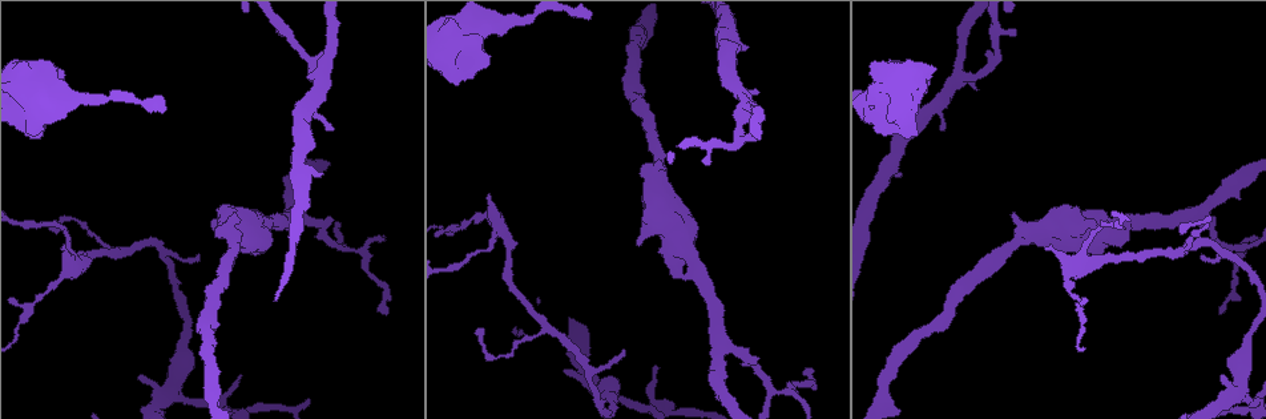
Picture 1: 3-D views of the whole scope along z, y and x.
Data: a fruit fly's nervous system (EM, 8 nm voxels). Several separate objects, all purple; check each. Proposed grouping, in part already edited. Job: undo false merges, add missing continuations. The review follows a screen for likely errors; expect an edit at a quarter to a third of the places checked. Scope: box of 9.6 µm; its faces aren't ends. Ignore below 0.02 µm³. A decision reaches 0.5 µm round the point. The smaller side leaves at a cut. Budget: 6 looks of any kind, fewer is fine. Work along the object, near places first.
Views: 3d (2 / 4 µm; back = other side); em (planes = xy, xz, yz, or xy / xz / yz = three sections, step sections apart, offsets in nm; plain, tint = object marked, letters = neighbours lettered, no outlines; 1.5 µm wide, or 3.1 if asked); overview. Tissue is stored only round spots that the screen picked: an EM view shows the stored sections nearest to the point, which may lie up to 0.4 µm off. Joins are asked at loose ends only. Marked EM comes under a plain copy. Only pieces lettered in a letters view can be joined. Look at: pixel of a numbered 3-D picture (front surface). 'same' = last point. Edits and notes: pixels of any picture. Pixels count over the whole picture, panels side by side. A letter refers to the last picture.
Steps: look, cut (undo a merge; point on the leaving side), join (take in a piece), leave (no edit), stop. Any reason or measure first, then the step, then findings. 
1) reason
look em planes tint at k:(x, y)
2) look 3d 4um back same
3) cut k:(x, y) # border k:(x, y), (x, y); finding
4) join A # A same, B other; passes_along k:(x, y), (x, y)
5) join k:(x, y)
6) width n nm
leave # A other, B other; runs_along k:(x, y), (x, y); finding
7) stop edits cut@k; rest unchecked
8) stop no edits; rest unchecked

sharp bend
look 3d 4um at 1:(1239, 249)

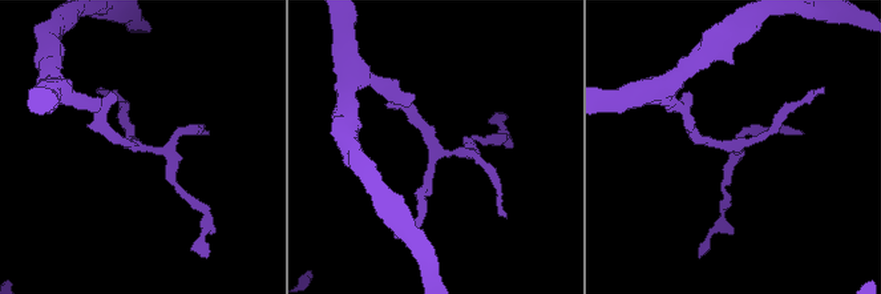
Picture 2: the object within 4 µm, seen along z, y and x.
arms 4
look em 3.1um planes letters at 2:(133, 147)

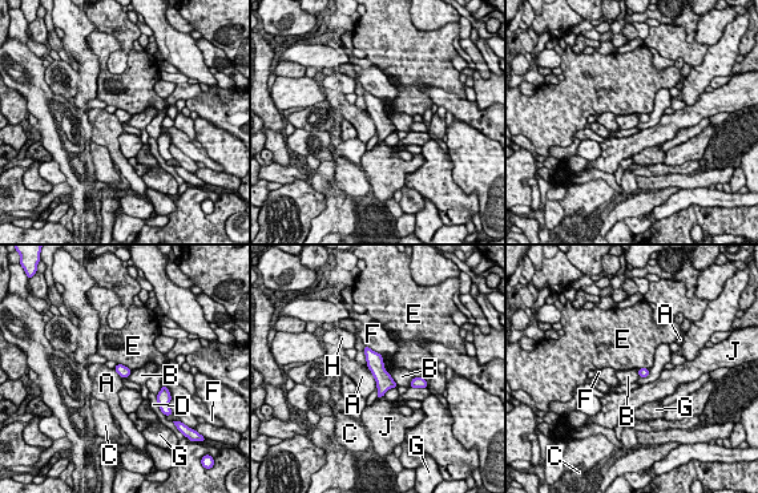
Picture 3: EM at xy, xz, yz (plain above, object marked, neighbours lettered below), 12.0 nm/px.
width 140 nm
leave # A other, B other, C other, D other, E other, F other, G other, H other, J other; border 3:(366, 366), (377, 387); continuous, no second neuron

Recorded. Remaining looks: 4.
end of a long branch
look em planes letters at 1:(162, 99)

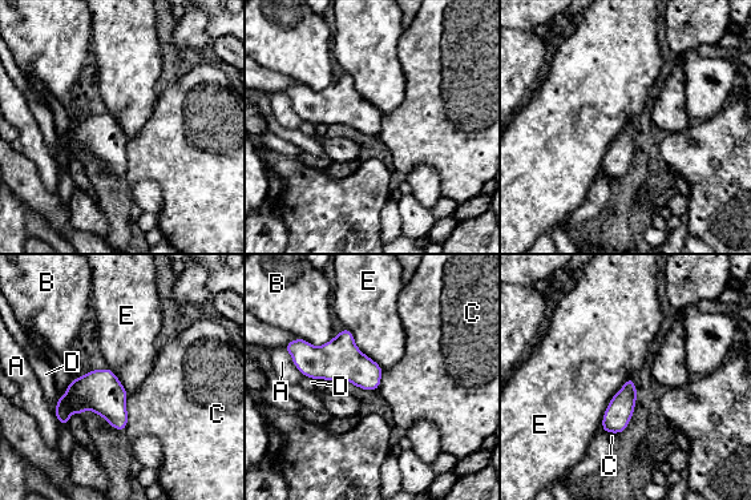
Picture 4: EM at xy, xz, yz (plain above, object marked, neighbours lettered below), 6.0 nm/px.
leave # A other, B other, C other, D other, E other; border 4:(632, 375), (610, 399), (600, 427); none of them fits

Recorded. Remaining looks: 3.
a narrow waist
look 3d 2um at 1:(42, 293)

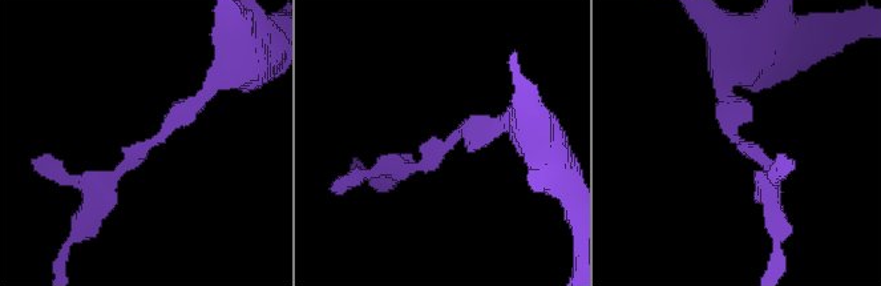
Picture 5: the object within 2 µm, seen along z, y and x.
now the EM
look em planes letters at 5:(448, 138)

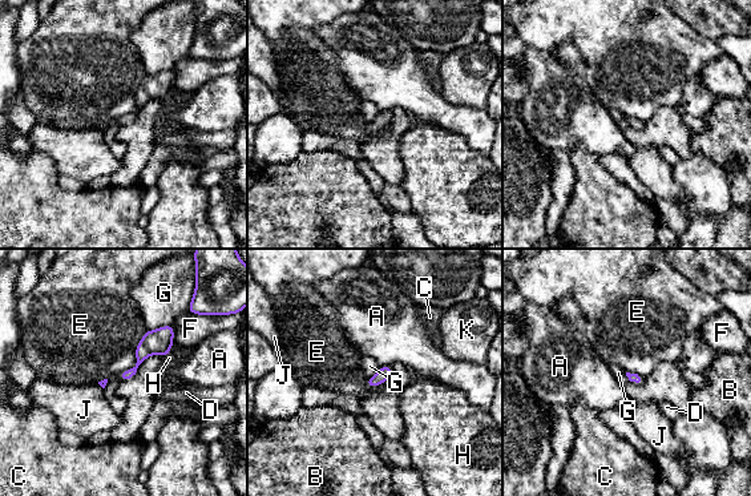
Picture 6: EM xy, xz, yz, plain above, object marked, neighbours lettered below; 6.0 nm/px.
longest_contact E 320 nm
leave # A other, B other, C other, D other, E other, F other, G other, H other, J other, K other; border 6:(170, 323), (146, 330); continuous, no second neuron

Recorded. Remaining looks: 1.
stop no edits; rest unchecked

